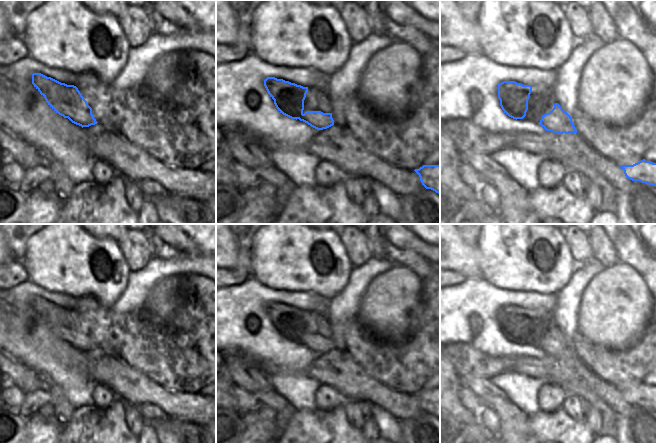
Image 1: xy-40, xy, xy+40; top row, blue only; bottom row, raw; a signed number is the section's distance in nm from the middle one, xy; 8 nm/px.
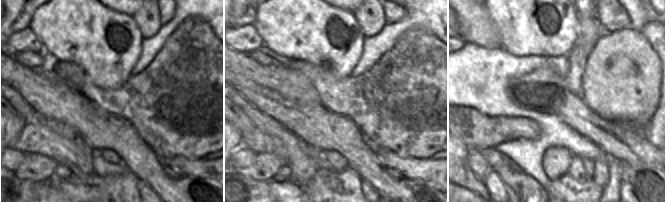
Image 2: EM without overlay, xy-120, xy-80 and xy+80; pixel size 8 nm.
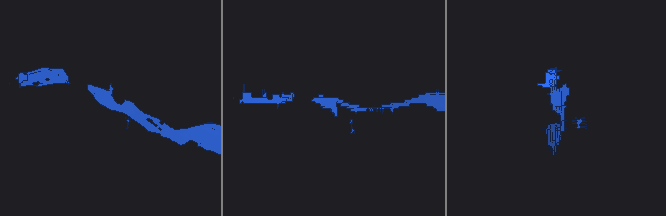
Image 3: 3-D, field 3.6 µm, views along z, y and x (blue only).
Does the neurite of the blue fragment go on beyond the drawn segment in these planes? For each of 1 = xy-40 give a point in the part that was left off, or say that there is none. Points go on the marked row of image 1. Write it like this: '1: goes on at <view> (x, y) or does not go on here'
1: does not go on here

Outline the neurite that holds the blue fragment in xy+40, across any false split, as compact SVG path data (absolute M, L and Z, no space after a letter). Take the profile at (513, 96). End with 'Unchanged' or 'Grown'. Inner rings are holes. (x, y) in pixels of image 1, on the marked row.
M503 81L498 84L498 98L504 113L513 119L523 119L528 110L528 100L532 85L523 85L515 81Z. Unchanged

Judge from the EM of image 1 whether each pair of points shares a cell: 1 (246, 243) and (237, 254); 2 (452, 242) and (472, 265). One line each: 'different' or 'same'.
1: different
2: same

